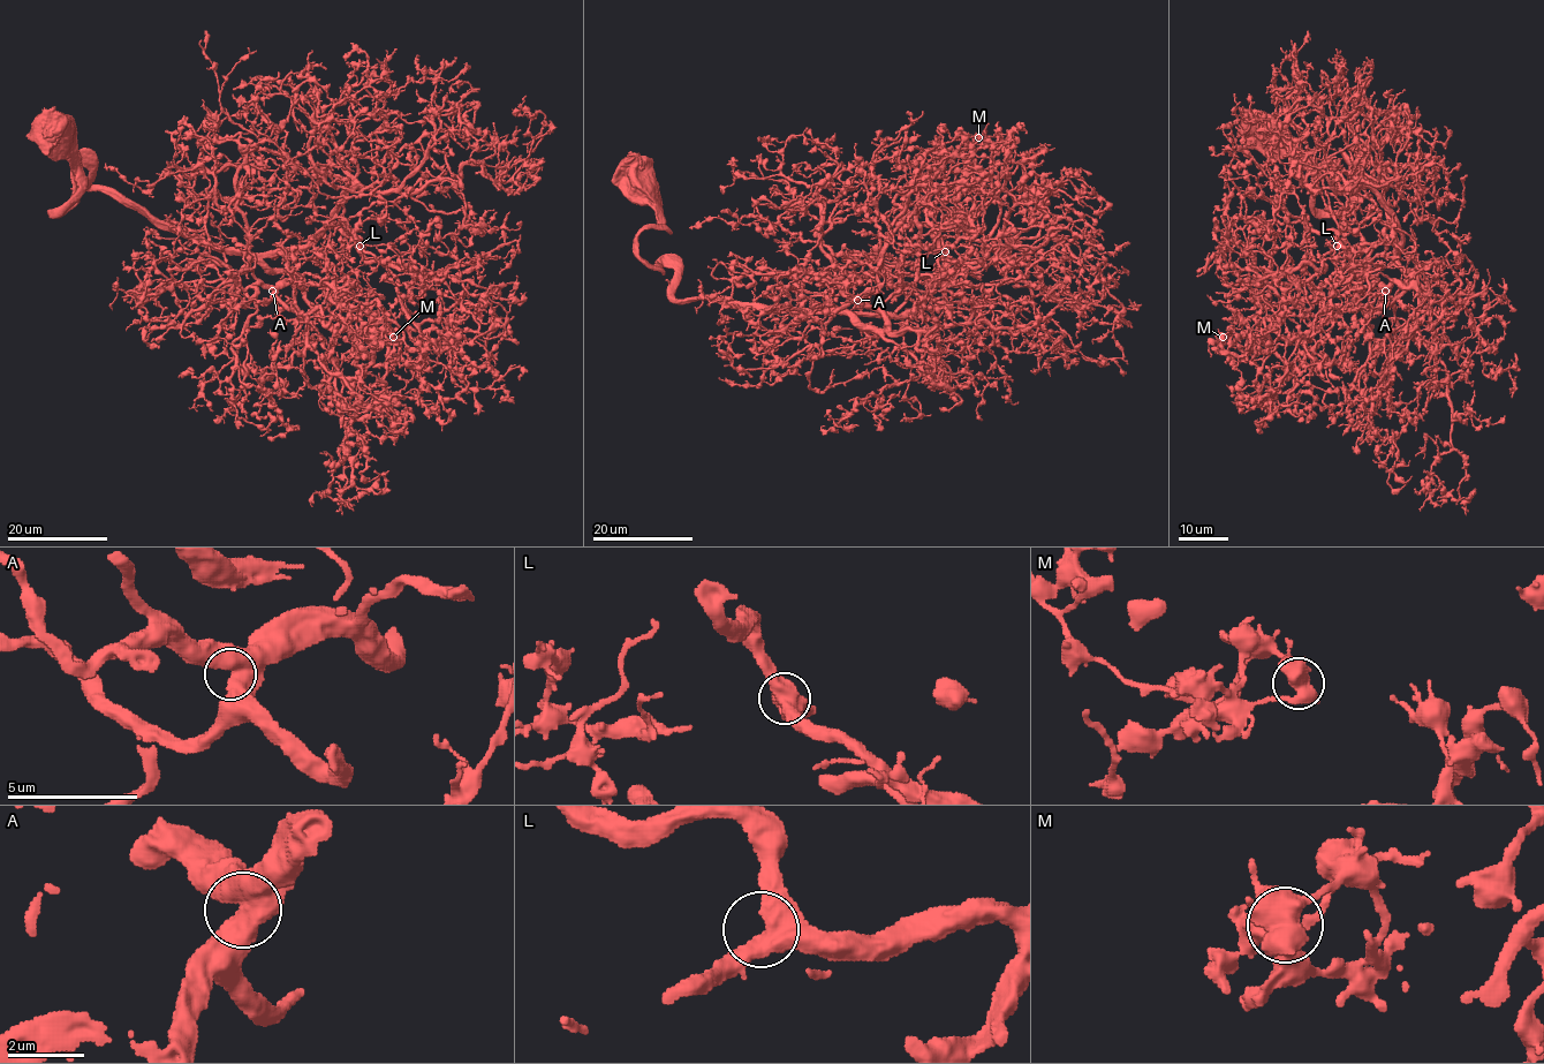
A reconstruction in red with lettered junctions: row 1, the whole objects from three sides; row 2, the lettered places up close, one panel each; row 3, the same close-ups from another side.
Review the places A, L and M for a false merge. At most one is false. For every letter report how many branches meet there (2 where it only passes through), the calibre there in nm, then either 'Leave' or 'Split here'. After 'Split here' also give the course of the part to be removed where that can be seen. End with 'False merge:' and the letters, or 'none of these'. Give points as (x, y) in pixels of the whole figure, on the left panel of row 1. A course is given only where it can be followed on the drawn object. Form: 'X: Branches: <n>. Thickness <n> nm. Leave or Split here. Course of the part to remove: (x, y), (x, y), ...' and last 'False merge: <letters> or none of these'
A: Branches: 3. Thickness 650 nm. Leave
L: Branches: 3. Thickness 500 nm. Leave
M: Branches: 3. Thickness 550 nm. Split here. Course of the part to remove: (392, 337), (368, 325), (386, 321), (373, 359), (330, 392), (358, 419), (401, 398)
False merge: M

